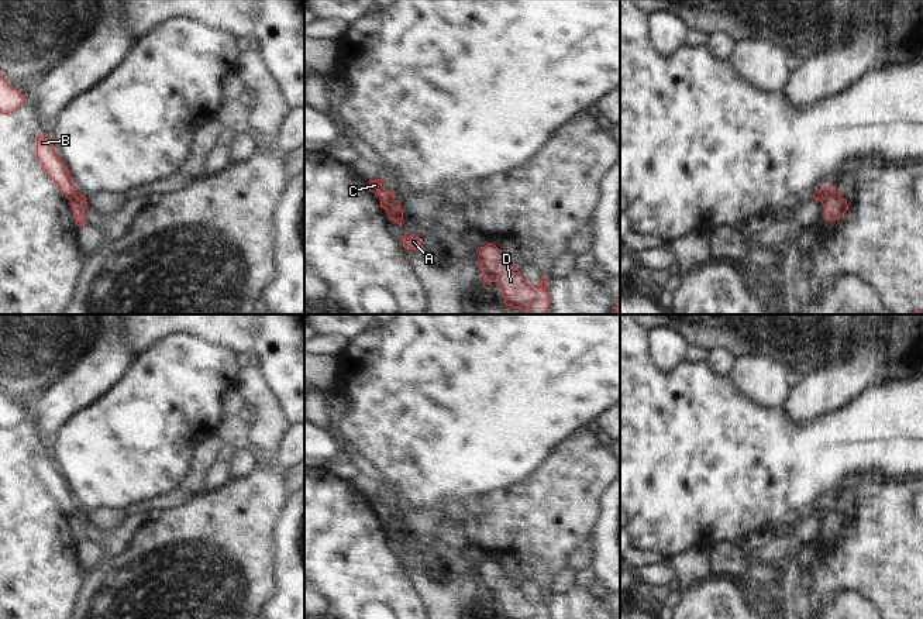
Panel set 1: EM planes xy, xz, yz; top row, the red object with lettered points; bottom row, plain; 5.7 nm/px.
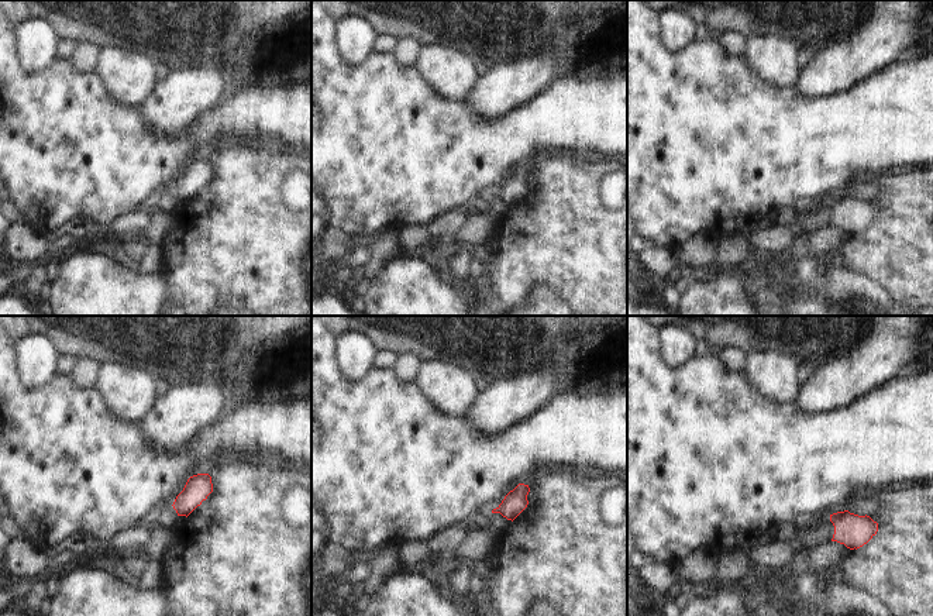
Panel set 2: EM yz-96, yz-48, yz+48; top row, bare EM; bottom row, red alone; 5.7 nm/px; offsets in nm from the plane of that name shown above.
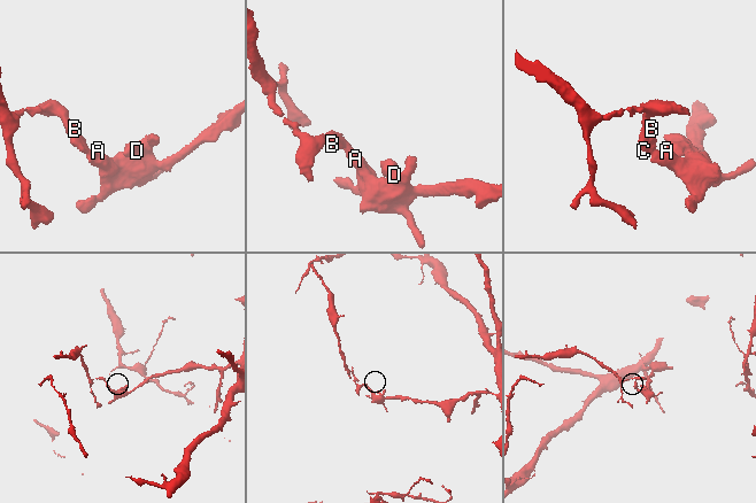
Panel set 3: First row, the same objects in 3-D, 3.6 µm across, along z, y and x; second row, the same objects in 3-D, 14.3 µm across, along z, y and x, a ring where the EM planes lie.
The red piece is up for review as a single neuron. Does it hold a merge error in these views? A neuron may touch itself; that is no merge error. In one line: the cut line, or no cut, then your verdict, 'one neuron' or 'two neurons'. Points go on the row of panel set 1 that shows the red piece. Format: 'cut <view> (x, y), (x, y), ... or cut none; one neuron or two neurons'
cut yz (834, 191), (820, 200); two neurons

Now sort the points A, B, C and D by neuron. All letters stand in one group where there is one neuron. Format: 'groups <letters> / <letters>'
groups A D / B C

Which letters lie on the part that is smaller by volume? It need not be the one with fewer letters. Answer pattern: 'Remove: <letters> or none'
Remove: B, C

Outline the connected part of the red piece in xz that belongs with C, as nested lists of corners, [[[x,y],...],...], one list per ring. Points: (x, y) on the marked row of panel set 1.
[[[380,179],[369,182],[369,192],[373,192],[375,196],[380,199],[380,207],[383,207],[386,210],[389,209],[390,203],[395,200],[393,193],[386,190],[382,186],[382,180]]]

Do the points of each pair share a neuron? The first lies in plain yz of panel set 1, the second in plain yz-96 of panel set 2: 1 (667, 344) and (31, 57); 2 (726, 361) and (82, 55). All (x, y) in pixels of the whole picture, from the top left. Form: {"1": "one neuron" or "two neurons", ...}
{"1": "one neuron", "2": "one neuron"}

